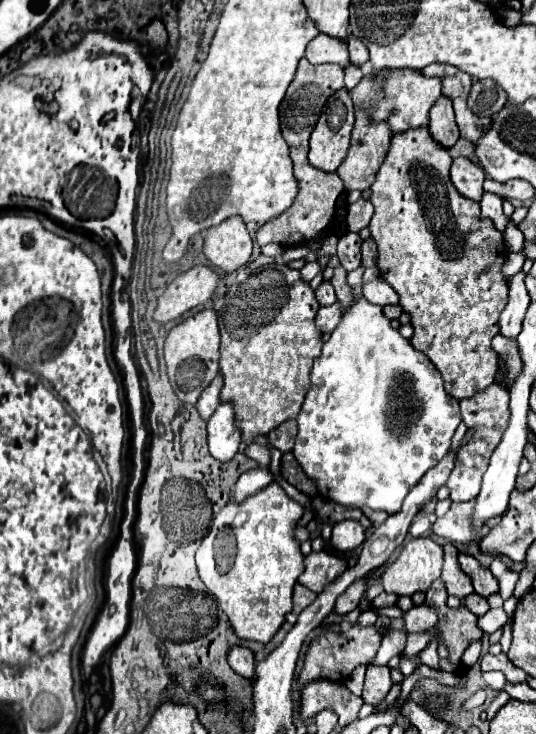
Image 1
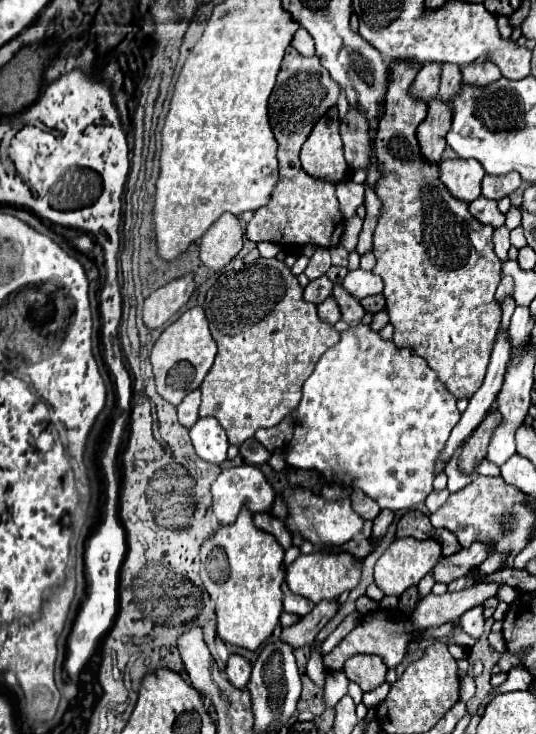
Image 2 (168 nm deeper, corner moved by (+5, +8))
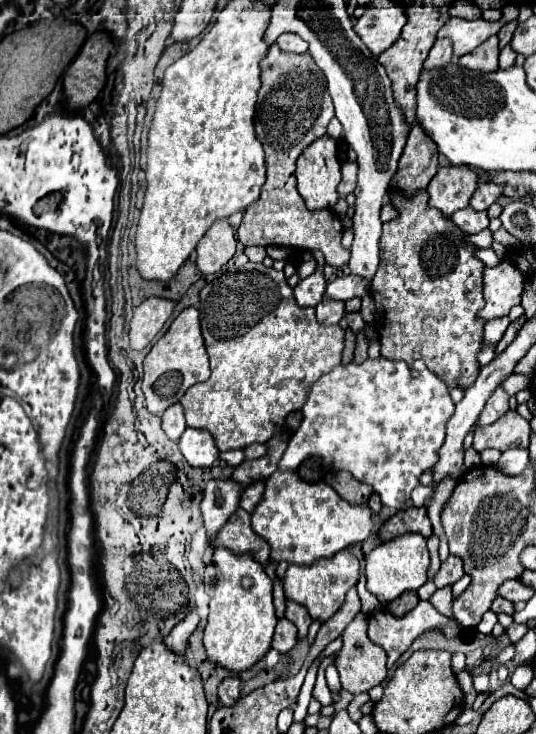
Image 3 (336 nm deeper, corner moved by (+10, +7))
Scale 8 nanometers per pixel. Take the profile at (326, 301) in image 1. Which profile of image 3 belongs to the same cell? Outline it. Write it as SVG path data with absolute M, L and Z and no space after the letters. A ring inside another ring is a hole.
M312 251L313 257L317 262L318 269L302 279L296 287L294 287L294 297L296 303L300 307L316 307L318 301L322 301L324 297L324 289L326 289L326 279L324 279L323 269L325 266L325 259L320 251Z

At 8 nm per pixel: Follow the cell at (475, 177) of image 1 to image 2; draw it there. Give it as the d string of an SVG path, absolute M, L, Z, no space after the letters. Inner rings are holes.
M445 160L439 164L439 180L445 188L463 202L473 202L481 196L481 178L485 176L483 166L477 160Z

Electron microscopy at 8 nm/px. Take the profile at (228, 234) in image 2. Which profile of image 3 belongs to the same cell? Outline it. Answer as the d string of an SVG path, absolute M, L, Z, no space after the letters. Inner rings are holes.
M218 219L202 237L196 247L198 259L196 265L202 273L216 273L222 269L236 251L236 237L234 229L226 219Z

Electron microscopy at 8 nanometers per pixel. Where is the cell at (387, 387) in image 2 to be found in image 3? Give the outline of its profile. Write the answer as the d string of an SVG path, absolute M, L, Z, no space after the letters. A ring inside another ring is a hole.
M378 357L364 363L350 361L348 365L336 365L310 385L308 399L300 411L302 423L290 439L278 471L296 471L304 459L318 457L326 469L348 471L356 481L368 483L386 507L404 509L410 503L412 491L420 485L420 475L438 461L438 449L446 439L446 421L454 415L454 403L446 383L428 371L422 361L416 361L414 369L410 369L404 361Z

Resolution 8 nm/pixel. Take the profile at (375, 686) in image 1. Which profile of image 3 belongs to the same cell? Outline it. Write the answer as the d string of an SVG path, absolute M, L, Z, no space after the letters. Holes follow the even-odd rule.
M358 613L342 633L344 645L338 651L338 657L334 661L334 665L336 665L338 673L340 673L342 687L346 691L350 691L352 695L370 691L374 685L380 685L384 681L384 677L386 677L386 653L384 653L384 649L376 647L368 639L366 631L368 631L368 617L364 613Z

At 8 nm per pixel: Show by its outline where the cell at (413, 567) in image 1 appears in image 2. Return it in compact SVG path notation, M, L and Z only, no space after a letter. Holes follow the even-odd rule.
M399 538L383 552L375 564L375 584L383 590L385 596L401 596L409 586L417 586L419 580L437 564L441 558L441 548L435 540L415 540Z

